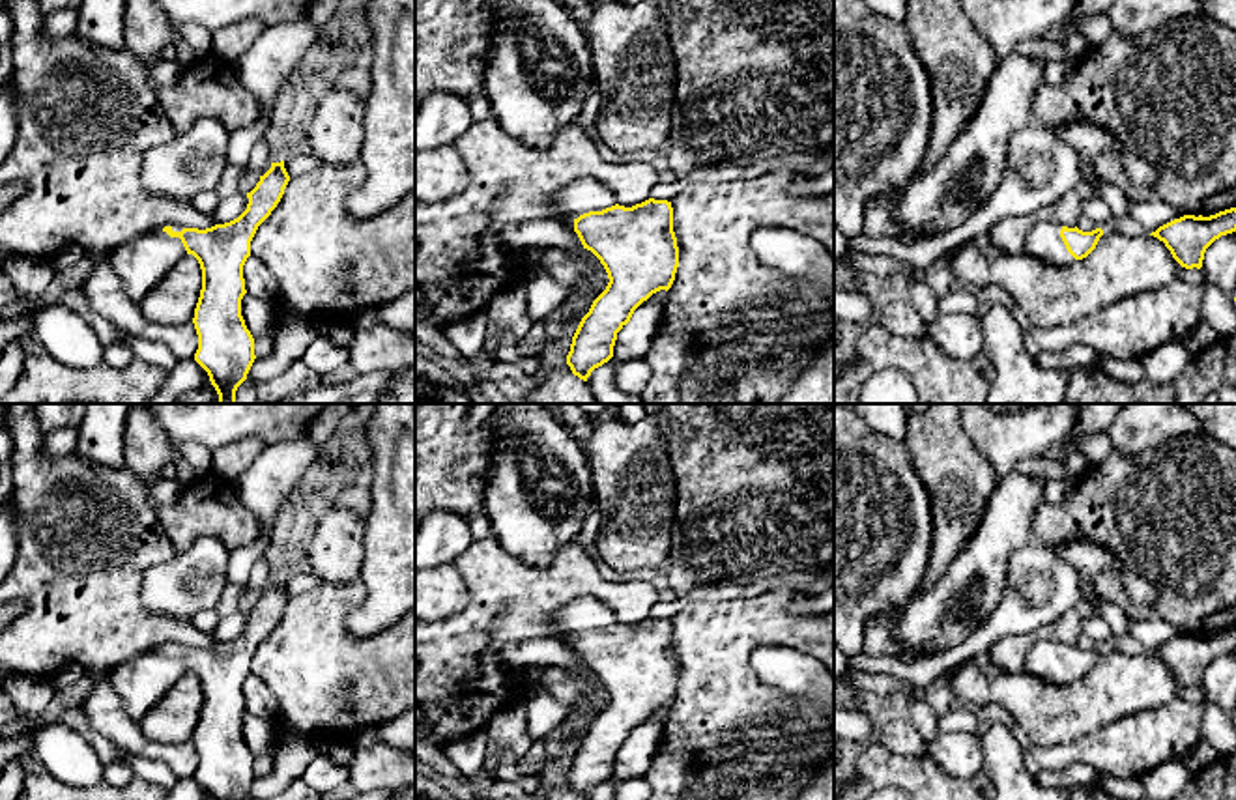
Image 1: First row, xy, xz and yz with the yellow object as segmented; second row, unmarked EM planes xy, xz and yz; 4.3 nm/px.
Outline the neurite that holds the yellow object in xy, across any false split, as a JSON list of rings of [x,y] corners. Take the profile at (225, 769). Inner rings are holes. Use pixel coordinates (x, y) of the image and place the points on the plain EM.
[[[284,579],[271,581],[247,611],[247,628],[237,637],[206,649],[146,649],[120,664],[108,679],[137,721],[180,677],[193,673],[198,679],[202,708],[193,736],[198,753],[194,779],[209,800],[245,800],[256,778],[254,757],[241,735],[241,718],[247,712],[243,684],[258,645],[277,626],[288,600]]]

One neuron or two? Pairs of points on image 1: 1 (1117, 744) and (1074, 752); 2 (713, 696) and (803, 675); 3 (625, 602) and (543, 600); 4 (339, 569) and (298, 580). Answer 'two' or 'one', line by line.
1: one
2: two
3: one
4: two

